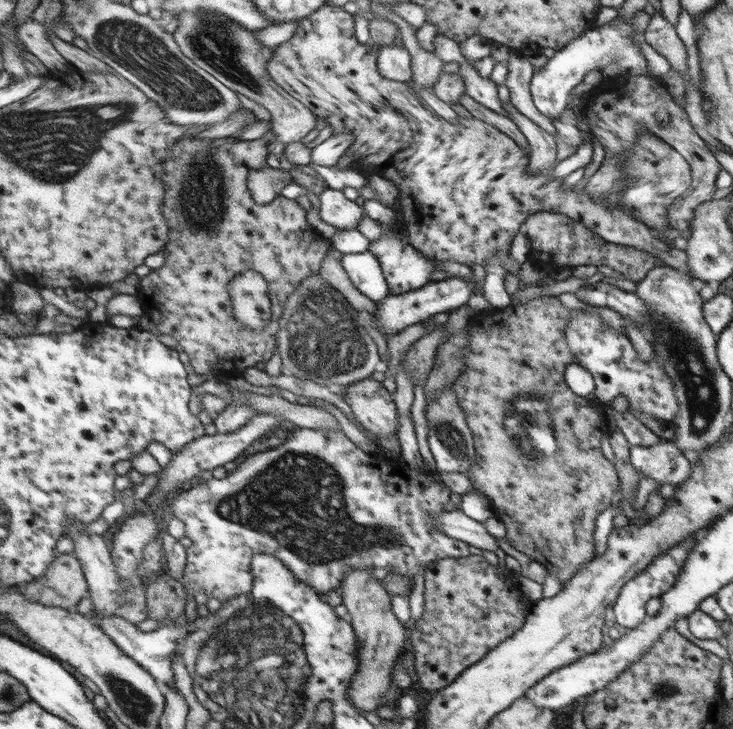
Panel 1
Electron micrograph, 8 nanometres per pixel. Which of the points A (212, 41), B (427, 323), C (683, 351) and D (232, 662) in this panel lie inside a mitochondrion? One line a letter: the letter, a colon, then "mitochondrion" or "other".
A: mitochondrion
B: other
C: mitochondrion
D: mitochondrion

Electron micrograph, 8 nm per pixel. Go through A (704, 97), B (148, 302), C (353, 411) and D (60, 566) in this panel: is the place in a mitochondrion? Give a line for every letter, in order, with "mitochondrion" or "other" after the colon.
A: other
B: other
C: other
D: other

